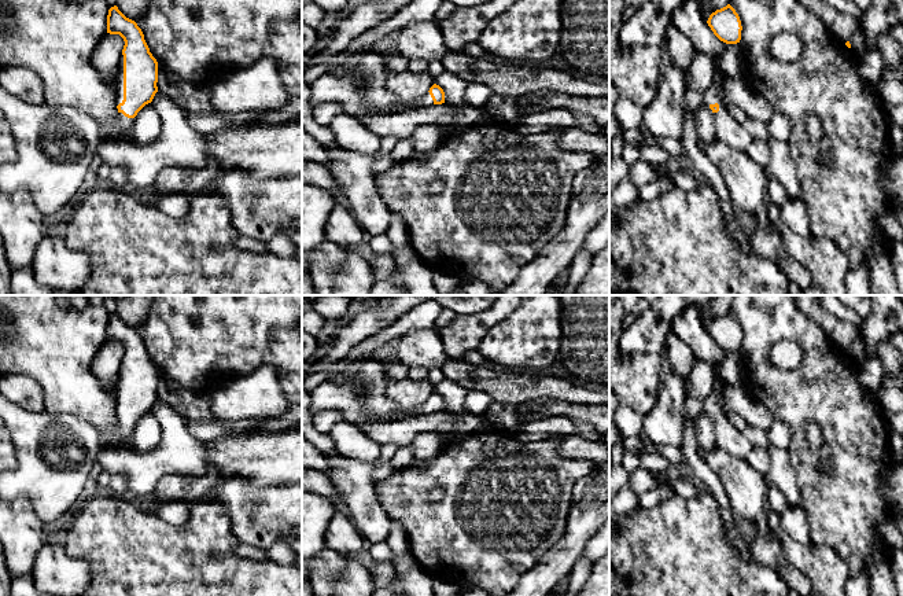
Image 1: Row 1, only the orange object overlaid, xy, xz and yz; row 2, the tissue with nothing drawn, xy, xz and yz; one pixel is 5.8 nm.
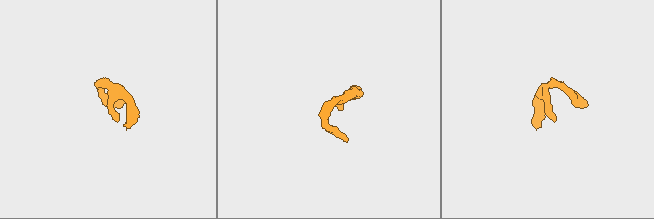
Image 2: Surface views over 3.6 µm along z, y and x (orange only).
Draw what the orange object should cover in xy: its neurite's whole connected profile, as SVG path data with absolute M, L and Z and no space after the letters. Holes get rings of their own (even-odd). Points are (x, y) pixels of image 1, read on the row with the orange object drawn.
M117 5L108 10L107 15L107 33L119 34L124 41L124 49L119 58L119 69L115 76L115 91L117 91L117 108L118 115L115 119L115 126L118 129L118 137L126 140L130 133L130 128L134 122L137 113L148 103L152 102L155 93L158 92L158 62L150 52L150 48L144 40L144 34L137 23L126 18Z

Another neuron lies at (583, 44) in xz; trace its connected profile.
M563 0L559 54L575 73L609 81L609 11L602 0Z

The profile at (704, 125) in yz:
M703 104L694 113L694 126L697 136L703 143L710 144L715 140L714 113L710 106Z

